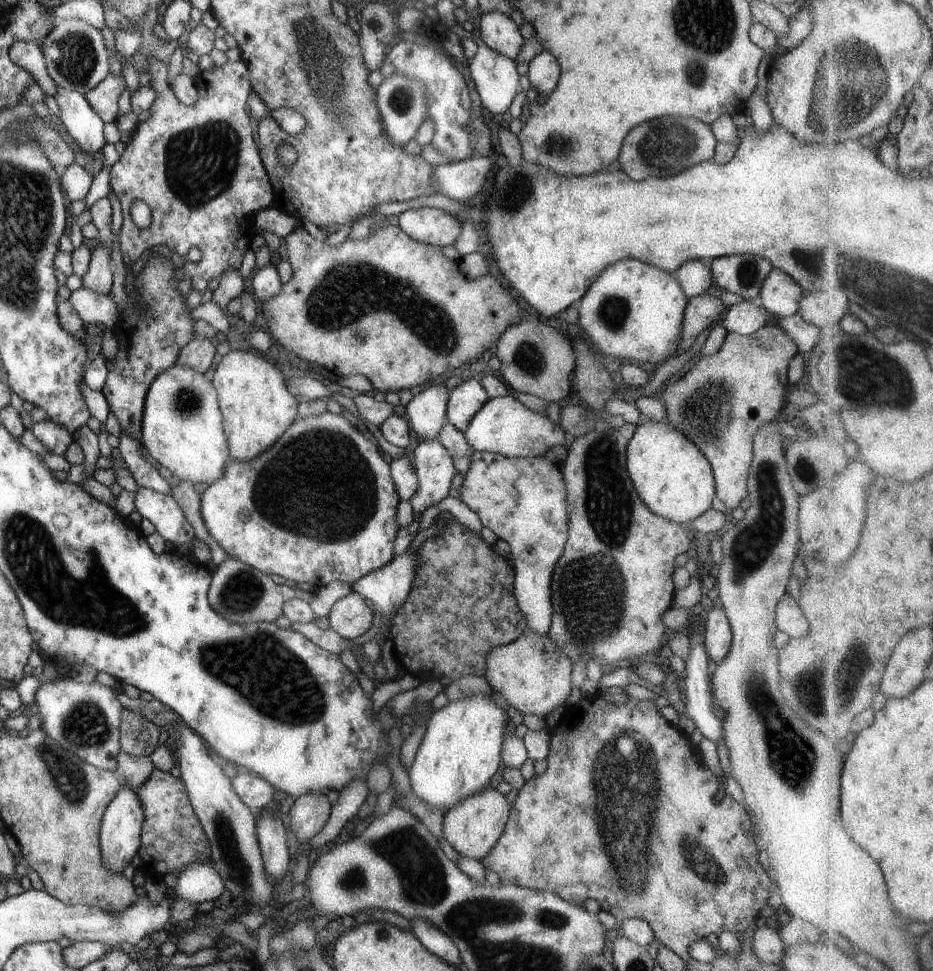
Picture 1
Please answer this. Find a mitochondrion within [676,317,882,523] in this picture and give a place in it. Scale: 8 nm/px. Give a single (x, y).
(805, 472)

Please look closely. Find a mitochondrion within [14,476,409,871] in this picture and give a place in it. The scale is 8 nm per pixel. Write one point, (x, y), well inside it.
(269, 674)

